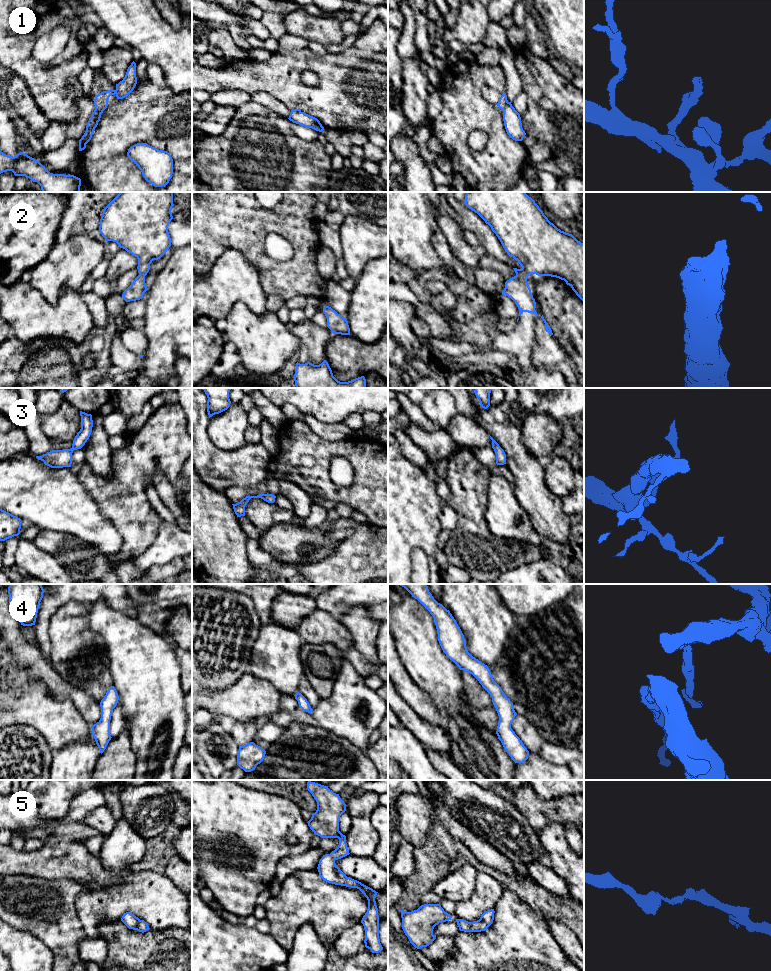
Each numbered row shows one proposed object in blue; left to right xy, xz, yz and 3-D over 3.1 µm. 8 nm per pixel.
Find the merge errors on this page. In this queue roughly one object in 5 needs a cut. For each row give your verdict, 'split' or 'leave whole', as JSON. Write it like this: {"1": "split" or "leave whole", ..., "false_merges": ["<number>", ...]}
{"1": "split", "2": "leave whole", "3": "leave whole", "4": "leave whole", "5": "leave whole", "false_merges": ["1"]}

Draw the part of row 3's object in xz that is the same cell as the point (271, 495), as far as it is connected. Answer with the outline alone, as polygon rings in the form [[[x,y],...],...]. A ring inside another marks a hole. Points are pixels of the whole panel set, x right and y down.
[[[259,494],[257,496],[246,496],[240,502],[233,505],[233,509],[237,517],[245,516],[245,506],[251,498],[261,498],[268,503],[274,503],[276,496],[273,494]]]

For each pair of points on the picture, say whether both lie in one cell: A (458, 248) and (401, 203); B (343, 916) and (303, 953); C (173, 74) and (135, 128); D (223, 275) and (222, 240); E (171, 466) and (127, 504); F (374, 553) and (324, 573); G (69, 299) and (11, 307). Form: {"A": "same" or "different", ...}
{"A": "different", "B": "different", "C": "different", "D": "different", "E": "same", "F": "same", "G": "same"}

